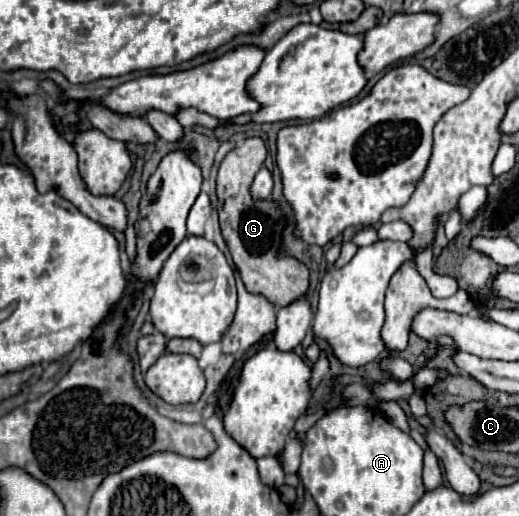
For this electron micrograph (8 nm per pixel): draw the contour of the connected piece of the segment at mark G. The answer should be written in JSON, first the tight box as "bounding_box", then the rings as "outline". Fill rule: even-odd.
{"bounding_box":[218,138,308,308],"outline":[[[248,138],[236,146],[218,170],[218,214],[222,234],[230,246],[234,264],[250,292],[266,296],[278,308],[294,302],[308,292],[308,268],[294,256],[280,256],[282,208],[274,200],[254,200],[250,194],[252,180],[266,160],[266,144],[262,138]],[[280,220],[280,234],[278,234]]]}

